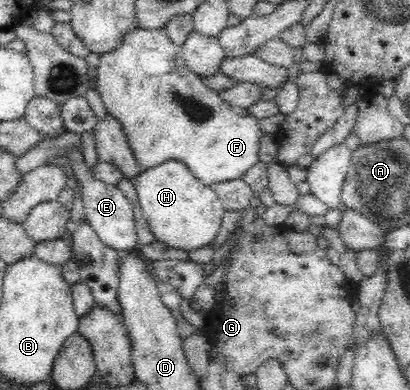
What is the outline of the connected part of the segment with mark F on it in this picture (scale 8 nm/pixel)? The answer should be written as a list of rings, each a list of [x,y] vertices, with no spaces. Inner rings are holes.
[[[165,24],[155,29],[135,26],[127,30],[115,49],[101,54],[100,63],[94,69],[93,88],[101,94],[106,112],[123,125],[133,154],[143,164],[143,169],[177,159],[185,162],[205,185],[243,177],[259,159],[259,145],[264,136],[259,124],[261,118],[251,115],[245,108],[227,103],[219,92],[209,90],[202,77],[189,69],[181,46],[171,41],[165,27]]]

